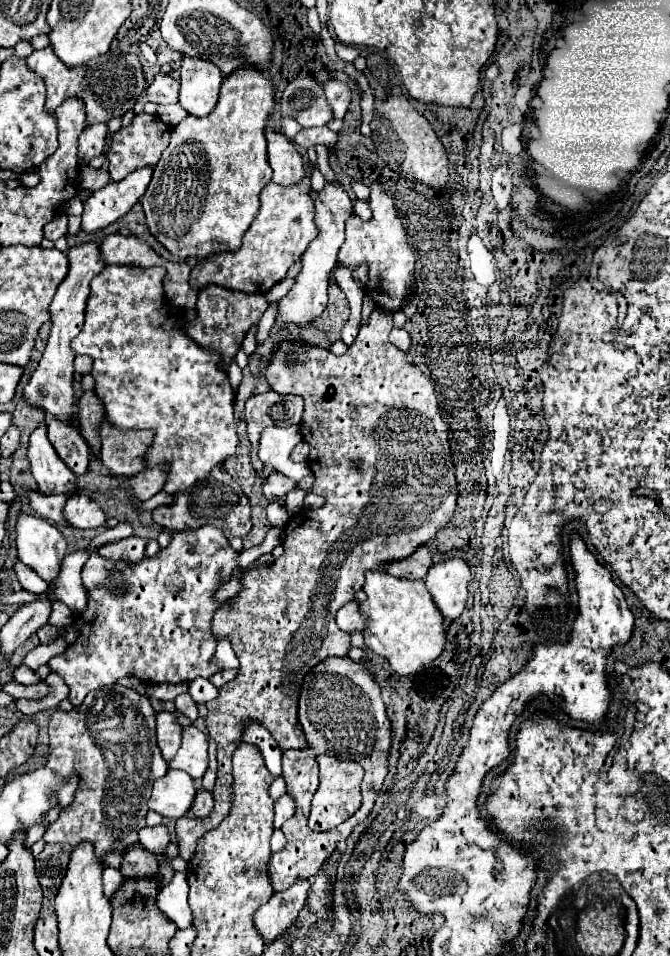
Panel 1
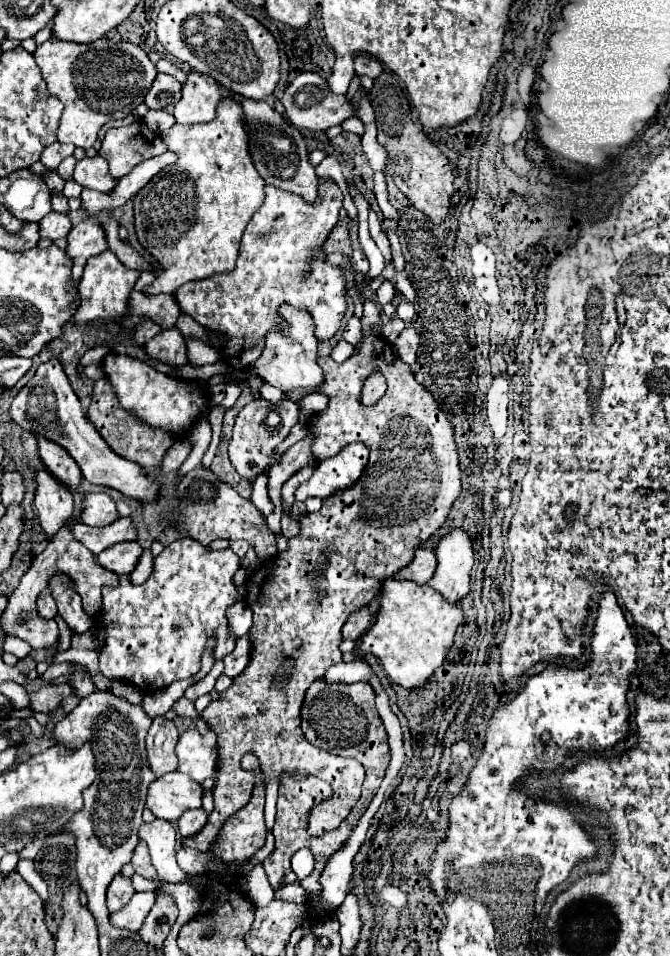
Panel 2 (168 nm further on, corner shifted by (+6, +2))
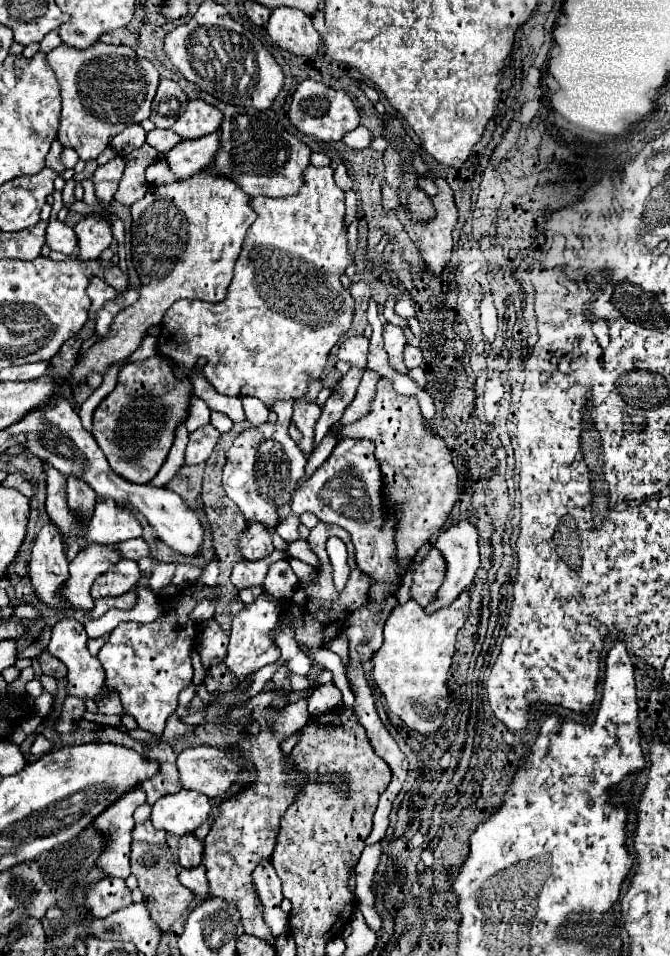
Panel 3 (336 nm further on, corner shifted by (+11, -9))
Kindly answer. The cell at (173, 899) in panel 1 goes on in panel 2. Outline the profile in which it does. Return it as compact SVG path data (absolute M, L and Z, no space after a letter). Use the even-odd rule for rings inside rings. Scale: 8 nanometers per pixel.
M156 892L134 894L130 904L126 904L122 910L110 914L110 924L116 928L128 928L128 930L136 932L142 926L148 912L152 910L154 902L156 902Z

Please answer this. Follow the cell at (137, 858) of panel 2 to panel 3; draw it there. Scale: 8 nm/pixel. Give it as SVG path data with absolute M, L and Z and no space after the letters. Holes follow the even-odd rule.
M133 841L131 843L131 873L139 881L139 889L145 895L145 905L147 905L153 921L157 925L161 925L163 931L167 931L175 923L175 919L187 907L191 907L195 901L193 893L189 889L185 889L177 879L173 849L167 843L165 845L147 845L143 841Z

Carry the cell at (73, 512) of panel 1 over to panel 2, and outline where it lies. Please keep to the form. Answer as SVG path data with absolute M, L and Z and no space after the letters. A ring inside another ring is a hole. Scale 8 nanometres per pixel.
M84 494L80 520L88 526L106 526L118 520L116 504L108 494Z

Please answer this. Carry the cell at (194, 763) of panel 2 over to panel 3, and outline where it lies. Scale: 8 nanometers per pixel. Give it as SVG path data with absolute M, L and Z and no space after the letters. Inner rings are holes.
M207 745L189 747L189 749L181 751L181 755L177 757L177 767L179 767L179 773L181 773L183 789L193 789L193 791L205 793L207 797L225 795L231 789L231 785L237 783L237 773L245 771L245 765L243 765L241 757L233 755L233 761L231 761L231 757L229 757L229 753L225 749L207 747Z

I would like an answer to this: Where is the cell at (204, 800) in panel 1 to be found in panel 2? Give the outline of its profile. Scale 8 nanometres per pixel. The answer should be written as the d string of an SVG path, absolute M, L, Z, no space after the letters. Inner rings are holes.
M196 808L196 810L188 810L186 814L182 814L178 818L178 832L180 836L190 836L196 834L208 820L208 814L204 812L204 808Z

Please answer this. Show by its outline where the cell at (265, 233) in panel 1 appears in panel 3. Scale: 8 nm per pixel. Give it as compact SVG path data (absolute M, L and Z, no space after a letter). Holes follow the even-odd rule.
M309 165L309 169L303 171L303 185L301 185L299 193L289 195L289 197L279 197L279 199L251 197L249 205L257 213L257 219L249 227L249 233L247 233L247 237L243 241L241 255L239 255L239 259L235 263L235 277L233 277L233 281L229 285L229 293L227 293L225 301L221 301L221 303L205 303L201 299L181 299L181 301L177 301L165 313L165 317L161 321L161 335L159 335L159 343L157 343L157 353L161 357L169 359L177 379L191 377L193 369L197 365L197 359L205 357L207 363L203 367L203 377L209 381L209 385L215 387L217 393L231 395L231 397L247 397L247 395L249 397L257 397L257 399L261 399L265 403L265 407L269 411L273 411L273 403L275 401L279 401L279 399L297 399L297 397L303 397L307 393L309 381L321 377L321 373L325 369L325 363L327 363L327 357L329 357L329 351L333 349L333 345L349 331L351 321L353 321L353 311L355 311L355 299L351 297L349 289L341 285L341 275L353 263L353 257L349 255L349 243L347 243L343 191L335 185L331 167L313 167L313 165Z

